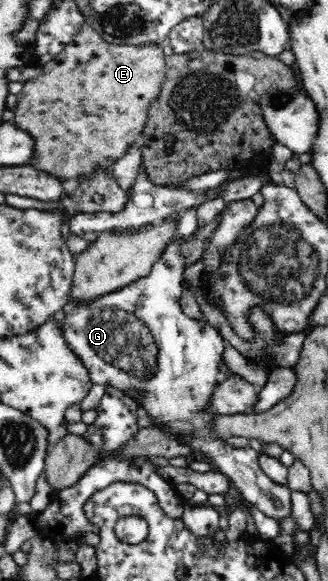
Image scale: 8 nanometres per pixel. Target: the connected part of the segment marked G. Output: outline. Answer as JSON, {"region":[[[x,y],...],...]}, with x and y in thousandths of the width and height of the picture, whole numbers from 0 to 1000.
{"region":[[[604,387],[604,394],[598,396],[598,399],[582,404],[579,408],[561,410],[561,411],[549,411],[543,415],[530,415],[530,418],[518,420],[512,425],[506,425],[506,429],[500,429],[497,435],[494,435],[494,442],[488,442],[488,446],[482,449],[476,449],[476,453],[470,453],[470,456],[463,456],[463,463],[457,466],[457,470],[451,473],[445,473],[445,477],[427,477],[427,480],[415,480],[415,484],[402,484],[402,487],[396,487],[396,491],[384,491],[384,494],[366,494],[366,497],[354,497],[354,501],[341,501],[335,504],[323,504],[314,511],[305,511],[302,515],[293,515],[287,520],[277,520],[274,523],[226,523],[226,520],[220,520],[220,516],[213,516],[216,522],[223,522],[226,530],[220,532],[220,539],[201,542],[198,551],[183,556],[183,565],[189,565],[189,575],[195,575],[195,582],[201,582],[201,589],[207,589],[207,596],[213,596],[213,601],[220,602],[220,606],[226,606],[226,609],[232,609],[232,613],[238,613],[238,616],[244,616],[244,620],[250,620],[250,623],[256,623],[256,630],[262,630],[262,633],[268,633],[268,642],[274,644],[274,651],[280,651],[280,659],[302,659],[317,663],[317,666],[323,668],[329,663],[341,663],[348,666],[357,666],[360,671],[378,675],[378,678],[390,680],[402,678],[402,687],[409,687],[409,694],[415,694],[424,707],[430,709],[433,714],[454,714],[463,718],[463,723],[473,726],[473,731],[463,735],[482,735],[482,737],[494,737],[494,740],[500,740],[500,744],[512,744],[512,747],[543,747],[546,756],[558,756],[558,762],[564,762],[564,766],[570,766],[570,769],[576,769],[582,780],[595,780],[601,776],[610,776],[610,780],[619,780],[628,787],[634,787],[634,793],[637,797],[652,802],[652,806],[665,806],[671,812],[677,812],[683,818],[692,818],[698,821],[698,824],[704,824],[716,835],[716,838],[723,838],[723,842],[732,843],[732,849],[744,854],[744,857],[750,857],[750,861],[756,861],[756,864],[762,864],[768,869],[777,869],[799,883],[805,883],[805,886],[814,886],[817,890],[838,893],[848,900],[848,897],[854,897],[854,893],[866,893],[866,890],[890,890],[890,861],[887,861],[887,847],[884,840],[878,840],[875,836],[866,835],[848,835],[845,831],[835,831],[829,826],[820,824],[820,821],[799,811],[799,806],[793,804],[790,799],[790,785],[796,781],[790,781],[780,775],[771,775],[768,769],[762,768],[750,768],[750,769],[738,769],[735,775],[723,775],[713,768],[701,768],[689,762],[686,757],[671,757],[671,754],[659,754],[659,750],[649,747],[649,738],[643,733],[643,725],[649,721],[652,716],[659,716],[652,711],[640,711],[637,707],[631,707],[631,694],[640,690],[640,685],[646,683],[646,675],[652,673],[652,668],[659,666],[659,663],[665,663],[674,656],[674,645],[671,645],[671,637],[668,637],[668,628],[674,627],[674,620],[677,620],[677,608],[683,602],[683,596],[680,596],[680,580],[671,577],[671,571],[652,565],[646,559],[640,559],[634,556],[634,552],[628,549],[619,551],[595,551],[585,549],[582,546],[573,546],[567,540],[558,539],[558,534],[552,532],[552,527],[546,525],[549,515],[555,513],[558,508],[558,501],[564,499],[558,491],[561,491],[561,480],[558,480],[558,470],[564,465],[564,449],[561,444],[552,441],[552,432],[549,427],[555,425],[555,422],[561,422],[561,418],[573,418],[573,415],[579,415],[579,411],[591,411],[591,408],[598,408],[598,404],[604,404],[604,398],[610,398],[610,394],[616,394],[616,391],[610,391]]]}

